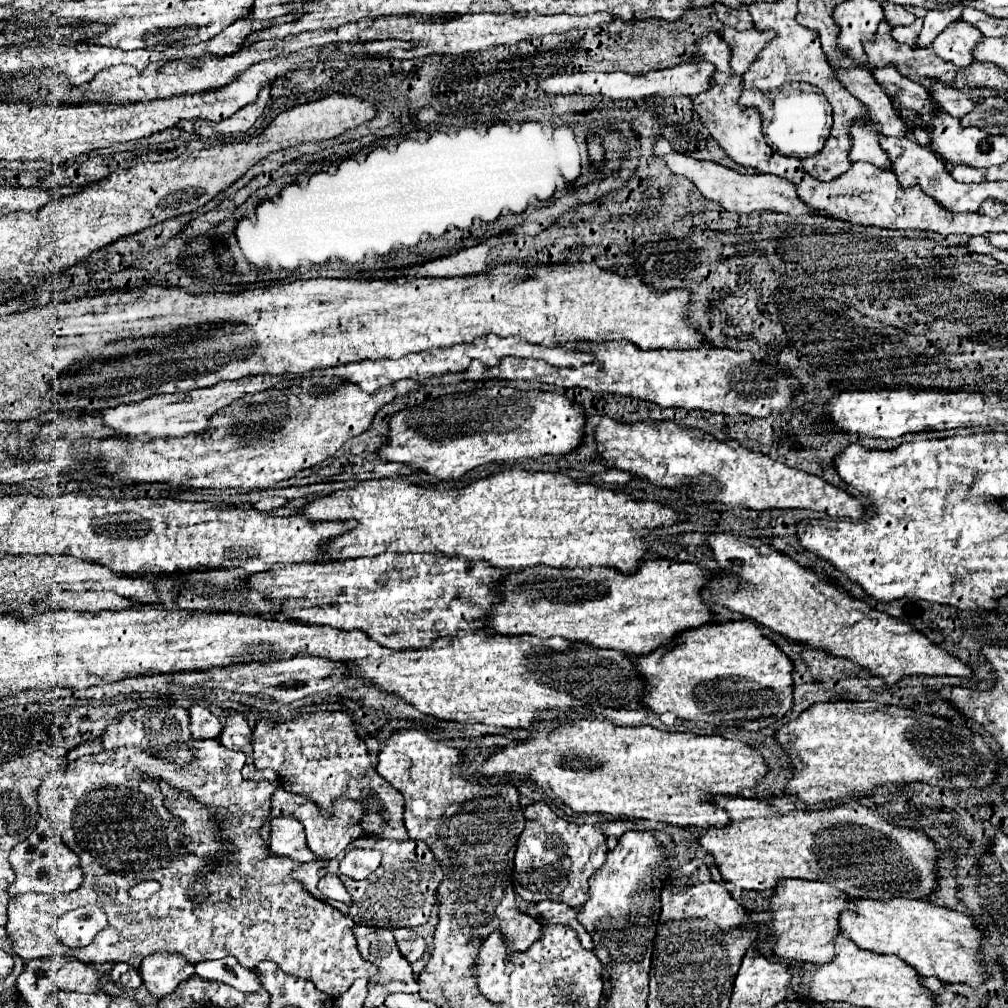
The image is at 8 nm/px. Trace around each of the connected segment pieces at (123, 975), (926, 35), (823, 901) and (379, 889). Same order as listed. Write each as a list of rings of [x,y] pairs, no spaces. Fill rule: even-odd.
[[[115,964],[115,968],[111,970],[111,976],[113,976],[113,982],[121,988],[139,988],[143,982],[137,970],[129,964]]]
[[[953,6],[949,10],[929,10],[915,48],[929,46],[933,42],[933,38],[937,38],[951,22],[955,22],[961,16],[961,10],[963,10],[961,6]]]
[[[781,880],[779,886],[773,890],[769,898],[771,906],[767,914],[767,928],[773,930],[775,936],[775,956],[787,958],[787,960],[799,960],[799,962],[811,962],[811,964],[825,964],[835,958],[835,938],[839,934],[839,916],[845,910],[853,910],[851,898],[837,890],[835,886],[829,886],[825,882],[809,882],[809,880]]]
[[[357,838],[353,840],[345,852],[355,850],[355,848],[367,848],[367,850],[379,850],[381,852],[381,864],[379,868],[369,874],[369,878],[365,880],[351,880],[347,876],[343,876],[339,872],[339,862],[343,858],[343,852],[333,858],[333,860],[313,860],[305,866],[301,866],[293,876],[299,878],[303,882],[303,886],[307,886],[307,890],[311,894],[317,894],[317,898],[321,898],[321,892],[317,890],[317,882],[325,876],[325,874],[335,874],[341,878],[341,882],[345,884],[345,888],[349,890],[349,894],[353,896],[353,904],[357,906],[349,906],[347,914],[355,920],[355,924],[365,924],[365,926],[375,926],[375,928],[417,928],[421,924],[425,924],[431,918],[431,910],[437,902],[437,888],[445,878],[445,868],[441,868],[441,864],[437,864],[437,860],[433,858],[433,852],[429,850],[429,846],[425,846],[425,842],[415,842],[415,840],[385,840],[385,838]]]

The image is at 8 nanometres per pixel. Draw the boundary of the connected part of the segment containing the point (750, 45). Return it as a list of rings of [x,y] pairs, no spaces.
[[[725,26],[721,38],[731,48],[731,70],[733,70],[733,74],[743,74],[753,64],[753,60],[761,52],[761,48],[775,38],[775,34],[773,32],[759,32],[755,28],[739,32],[731,26]]]

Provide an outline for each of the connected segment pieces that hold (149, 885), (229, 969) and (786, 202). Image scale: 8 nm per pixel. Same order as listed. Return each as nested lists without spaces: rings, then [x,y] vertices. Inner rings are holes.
[[[149,880],[149,882],[141,882],[141,884],[135,884],[131,890],[129,890],[129,894],[133,896],[133,898],[137,898],[137,900],[143,900],[143,898],[149,898],[149,896],[153,896],[155,892],[159,892],[159,884],[157,882],[153,882],[153,880]]]
[[[227,956],[227,958],[221,958],[221,960],[201,962],[201,964],[197,964],[197,974],[201,978],[207,978],[207,980],[225,982],[225,984],[237,988],[239,992],[253,994],[253,992],[261,990],[261,982],[257,980],[255,972],[243,968],[237,962],[237,958],[233,958],[233,956]]]
[[[657,138],[655,156],[663,158],[673,174],[681,174],[681,176],[689,178],[707,200],[719,202],[725,210],[733,210],[733,212],[739,212],[739,214],[751,214],[751,212],[763,212],[763,210],[783,212],[783,214],[789,214],[789,216],[817,216],[817,214],[821,214],[819,210],[801,202],[795,186],[789,180],[783,180],[779,176],[773,176],[773,174],[745,176],[745,174],[739,174],[731,168],[719,166],[715,162],[695,160],[695,158],[689,158],[685,154],[671,150],[671,146],[665,138]]]

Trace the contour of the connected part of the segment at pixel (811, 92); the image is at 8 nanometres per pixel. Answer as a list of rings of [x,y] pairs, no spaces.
[[[785,82],[773,92],[745,90],[739,102],[743,106],[755,106],[761,112],[765,140],[773,150],[777,150],[783,156],[807,158],[807,156],[819,154],[829,136],[831,120],[827,118],[831,114],[831,106],[823,98],[821,90],[805,82]]]

